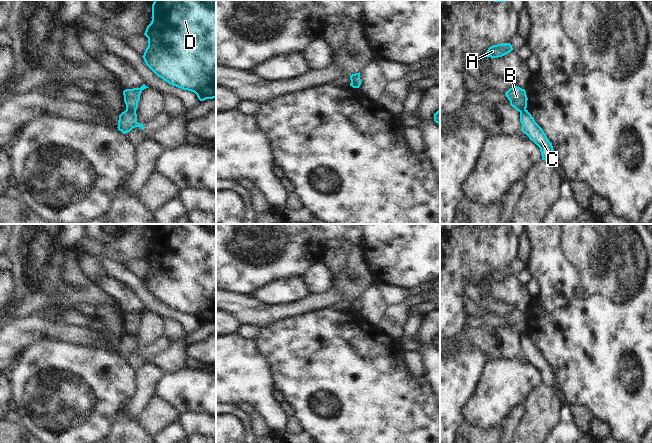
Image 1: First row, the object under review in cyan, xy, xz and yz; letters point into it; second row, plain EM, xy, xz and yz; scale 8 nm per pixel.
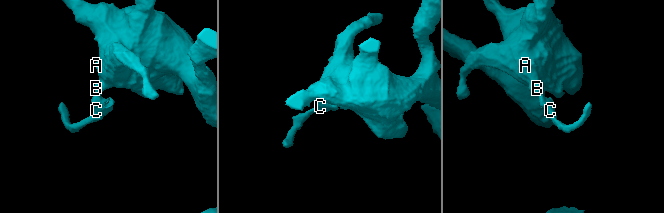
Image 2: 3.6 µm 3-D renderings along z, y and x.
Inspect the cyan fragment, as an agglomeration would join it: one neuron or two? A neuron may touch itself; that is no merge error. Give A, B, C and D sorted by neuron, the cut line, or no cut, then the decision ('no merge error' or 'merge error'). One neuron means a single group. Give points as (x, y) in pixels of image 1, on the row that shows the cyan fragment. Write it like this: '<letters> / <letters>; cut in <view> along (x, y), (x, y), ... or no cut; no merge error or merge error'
A B D / C; cut in xy along (126, 108), (135, 112); merge error

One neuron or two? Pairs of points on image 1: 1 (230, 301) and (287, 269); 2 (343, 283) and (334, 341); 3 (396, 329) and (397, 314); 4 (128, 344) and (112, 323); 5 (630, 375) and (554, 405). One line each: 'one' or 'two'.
1: two
2: two
3: one
4: two
5: two

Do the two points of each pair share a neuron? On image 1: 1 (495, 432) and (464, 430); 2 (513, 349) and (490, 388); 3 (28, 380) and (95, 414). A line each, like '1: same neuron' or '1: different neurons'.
1: same neuron
2: different neurons
3: same neuron

